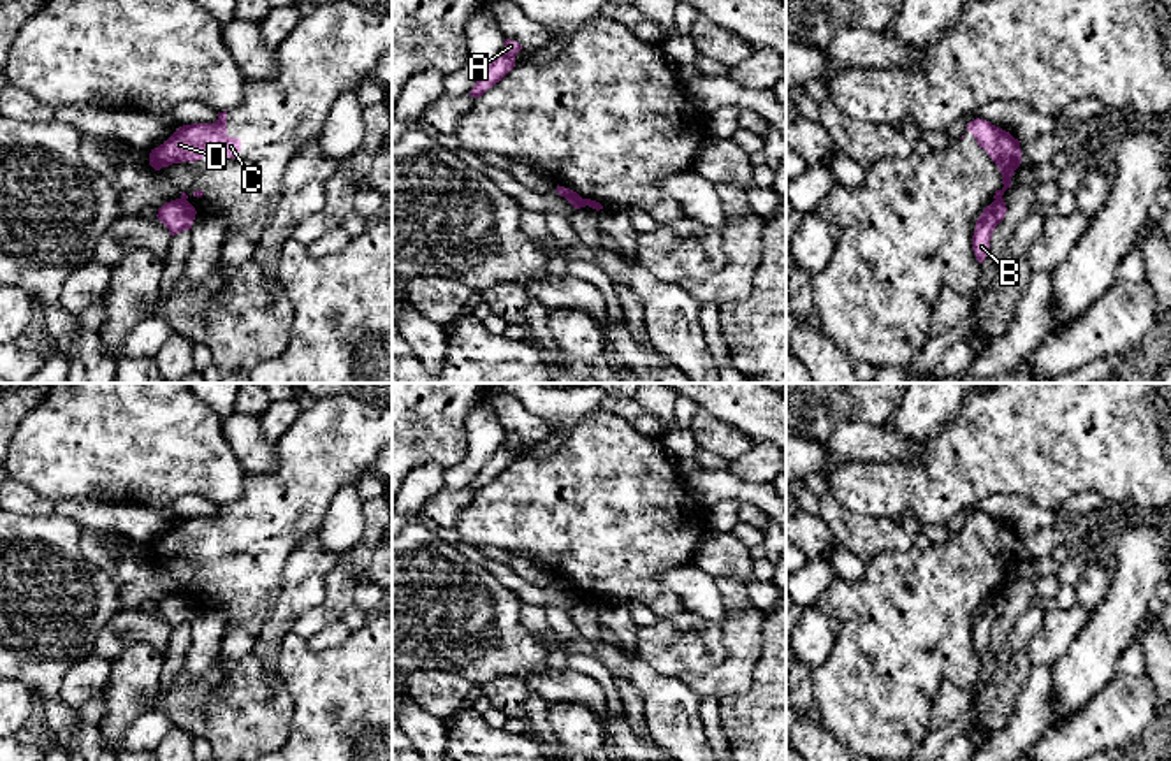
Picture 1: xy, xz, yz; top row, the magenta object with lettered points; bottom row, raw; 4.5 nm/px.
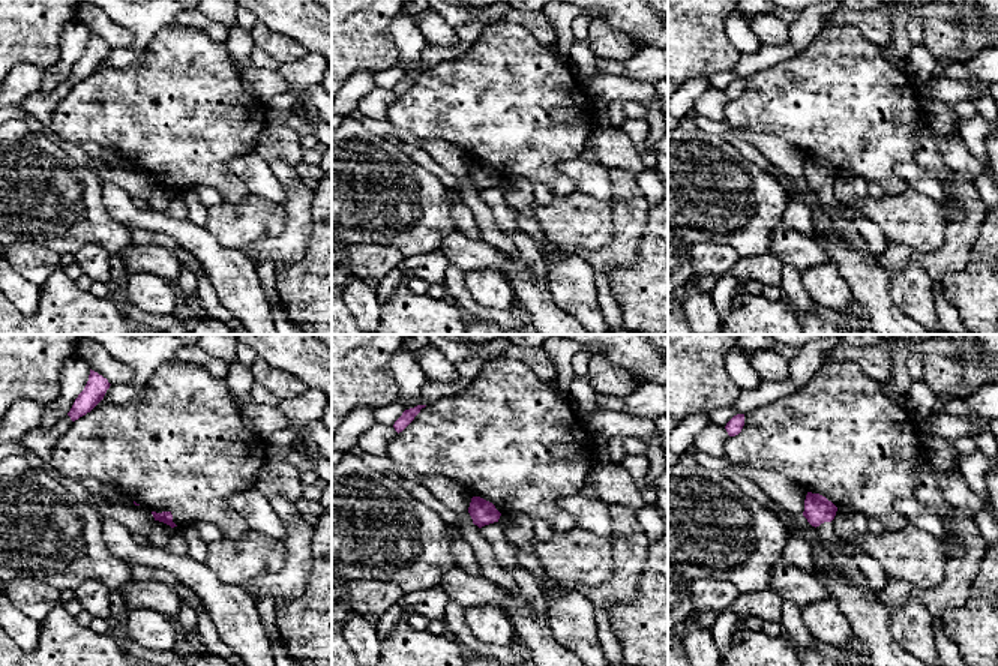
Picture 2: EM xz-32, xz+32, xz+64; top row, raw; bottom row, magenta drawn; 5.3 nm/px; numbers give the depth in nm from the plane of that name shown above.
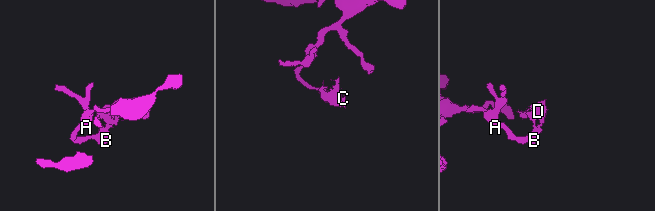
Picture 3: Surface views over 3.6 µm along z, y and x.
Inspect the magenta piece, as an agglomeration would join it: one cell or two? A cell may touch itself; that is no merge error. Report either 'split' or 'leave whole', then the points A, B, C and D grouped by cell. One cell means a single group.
split; groups A B / C D

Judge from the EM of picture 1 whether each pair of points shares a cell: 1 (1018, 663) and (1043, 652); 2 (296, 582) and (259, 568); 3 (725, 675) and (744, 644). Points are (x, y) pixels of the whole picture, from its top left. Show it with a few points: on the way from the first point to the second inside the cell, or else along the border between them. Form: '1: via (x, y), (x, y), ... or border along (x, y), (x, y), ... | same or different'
1: border along (1043, 619), (1027, 645), (1031, 665) | different
2: border along (303, 542), (289, 558), (278, 596), (264, 616) | different
3: via (732, 668), (741, 659), (742, 651) | same

